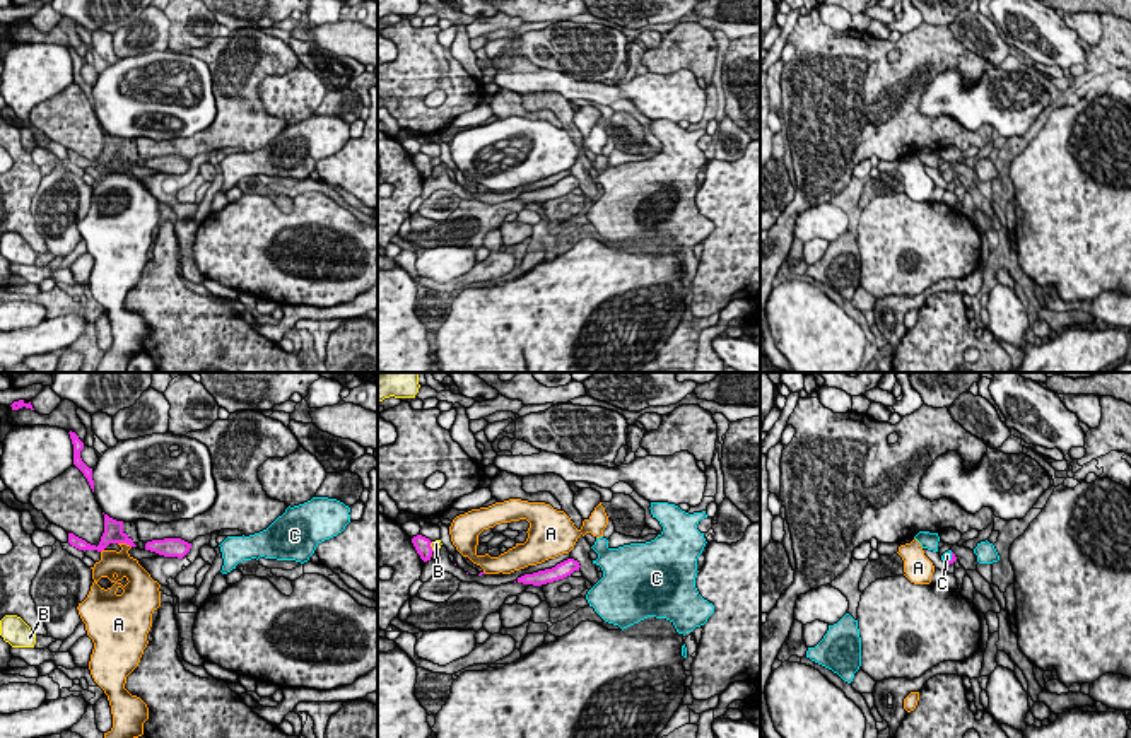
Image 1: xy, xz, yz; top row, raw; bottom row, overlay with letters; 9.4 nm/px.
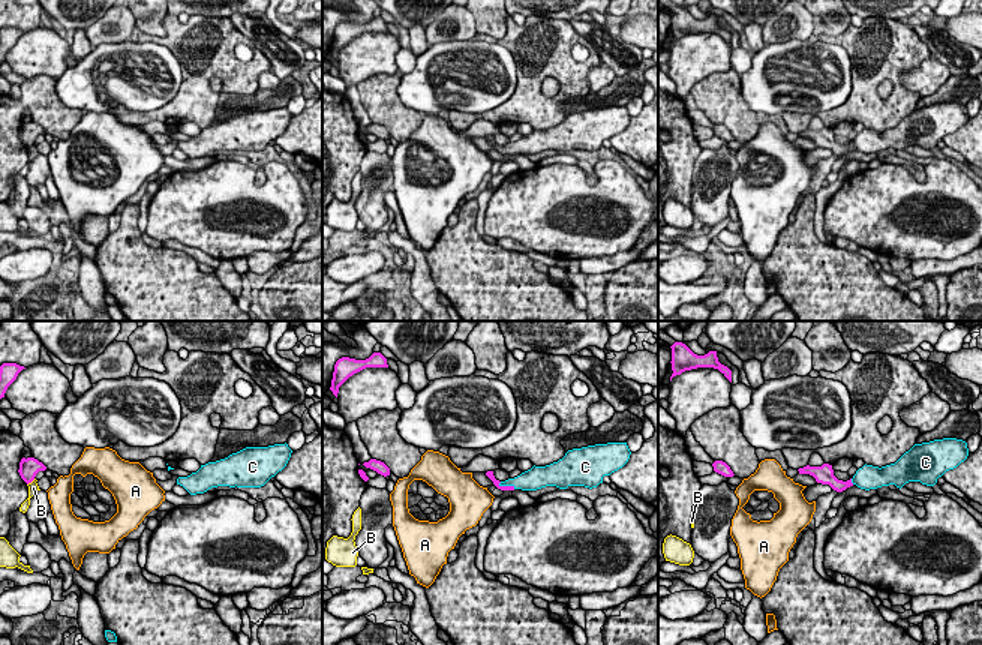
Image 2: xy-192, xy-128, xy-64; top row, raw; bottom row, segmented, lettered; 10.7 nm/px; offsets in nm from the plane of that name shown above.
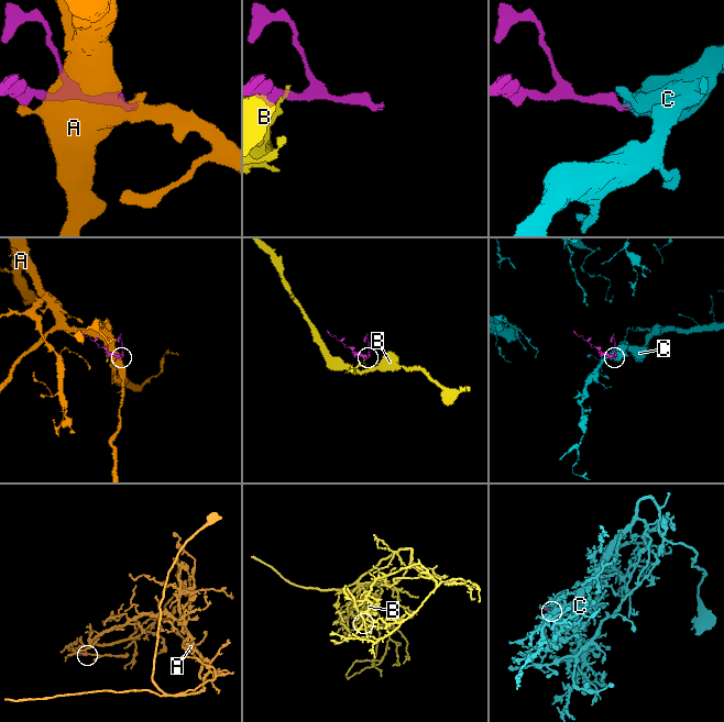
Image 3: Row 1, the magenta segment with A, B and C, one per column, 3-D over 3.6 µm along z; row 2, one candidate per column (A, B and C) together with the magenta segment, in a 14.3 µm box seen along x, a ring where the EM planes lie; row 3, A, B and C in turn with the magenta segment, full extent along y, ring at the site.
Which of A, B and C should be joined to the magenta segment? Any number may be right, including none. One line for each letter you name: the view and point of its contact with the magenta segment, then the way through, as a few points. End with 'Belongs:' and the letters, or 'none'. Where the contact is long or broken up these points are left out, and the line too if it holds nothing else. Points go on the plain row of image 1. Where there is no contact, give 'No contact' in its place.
C: Touches magenta at yz (949, 178). Path across: yz (954, 175), (949, 178), (947, 173)
Belongs: C

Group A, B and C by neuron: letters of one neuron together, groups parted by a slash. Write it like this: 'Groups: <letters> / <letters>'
Groups: A / B / C

